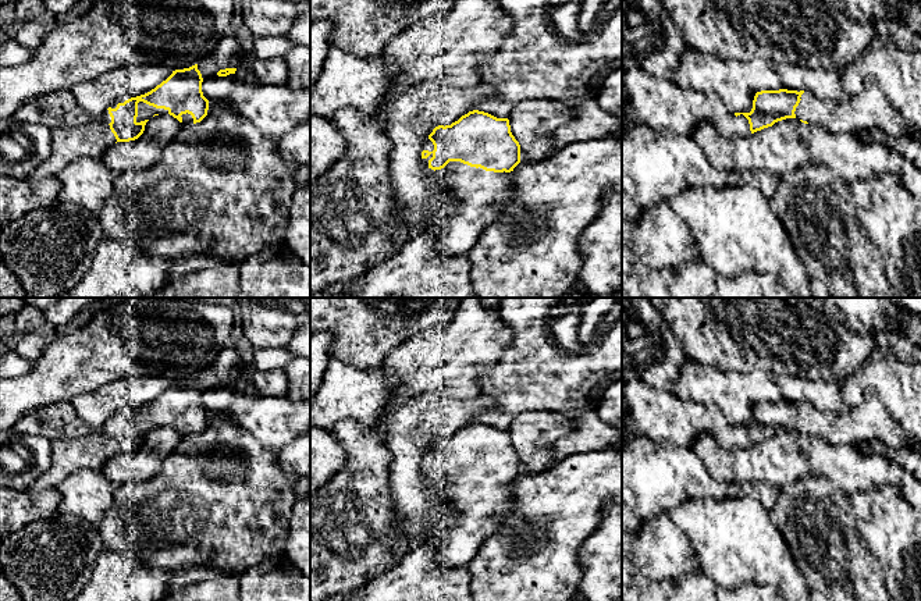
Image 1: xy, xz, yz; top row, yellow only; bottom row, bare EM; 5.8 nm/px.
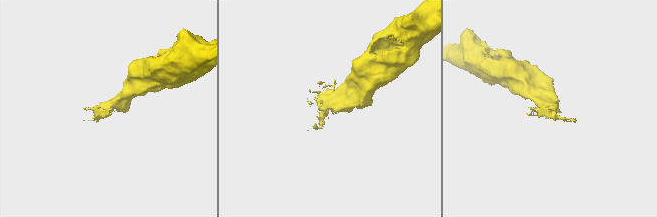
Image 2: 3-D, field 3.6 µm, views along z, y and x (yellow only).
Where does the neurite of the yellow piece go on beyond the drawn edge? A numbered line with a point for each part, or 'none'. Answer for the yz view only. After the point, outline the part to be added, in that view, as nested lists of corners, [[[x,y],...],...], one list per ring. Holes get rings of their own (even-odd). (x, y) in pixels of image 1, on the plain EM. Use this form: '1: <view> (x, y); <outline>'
1: yz (868, 422); [[[870,395],[864,403],[851,408],[846,415],[818,410],[810,403],[804,403],[800,410],[796,430],[829,444],[881,441],[895,449],[915,448],[920,444],[893,420],[875,395]]]

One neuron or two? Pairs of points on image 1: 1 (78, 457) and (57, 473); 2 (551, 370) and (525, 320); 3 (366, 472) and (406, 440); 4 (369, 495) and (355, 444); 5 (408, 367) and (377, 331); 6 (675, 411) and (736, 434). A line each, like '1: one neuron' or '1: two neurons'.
1: one neuron
2: one neuron
3: two neurons
4: one neuron
5: two neurons
6: one neuron

